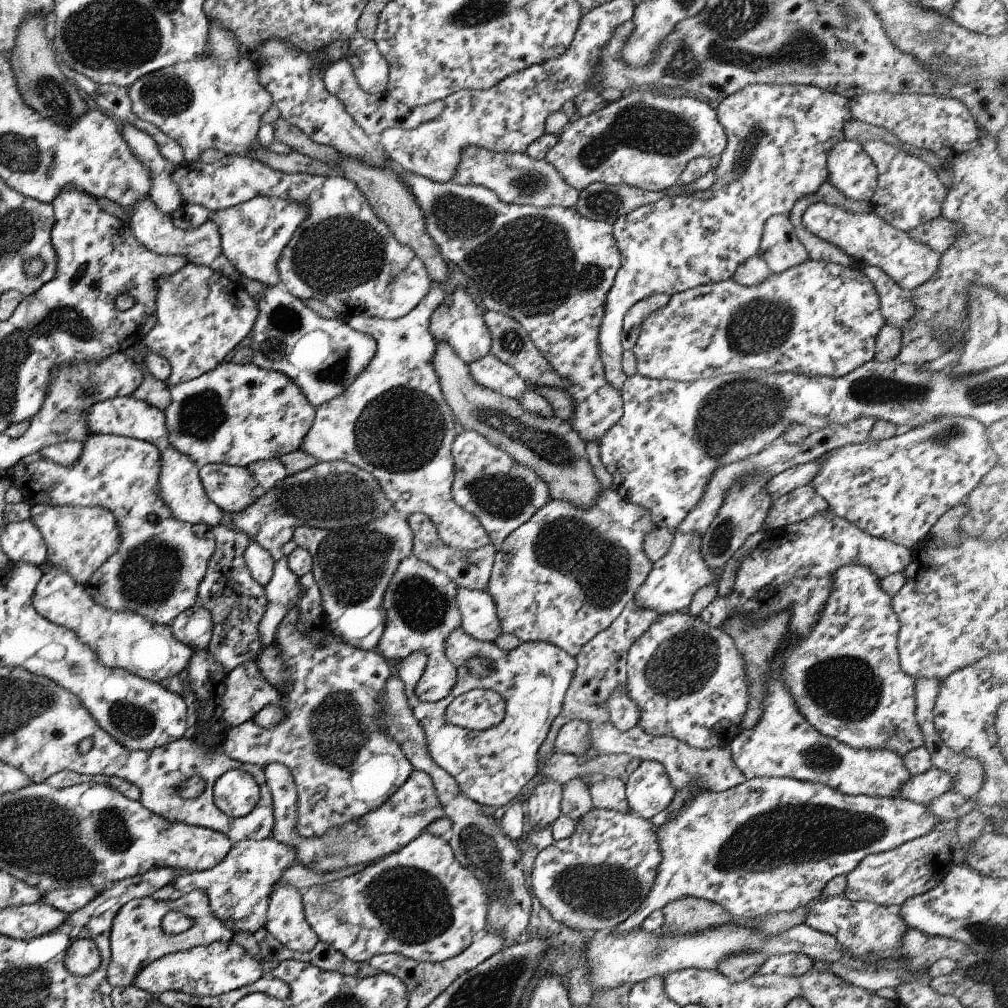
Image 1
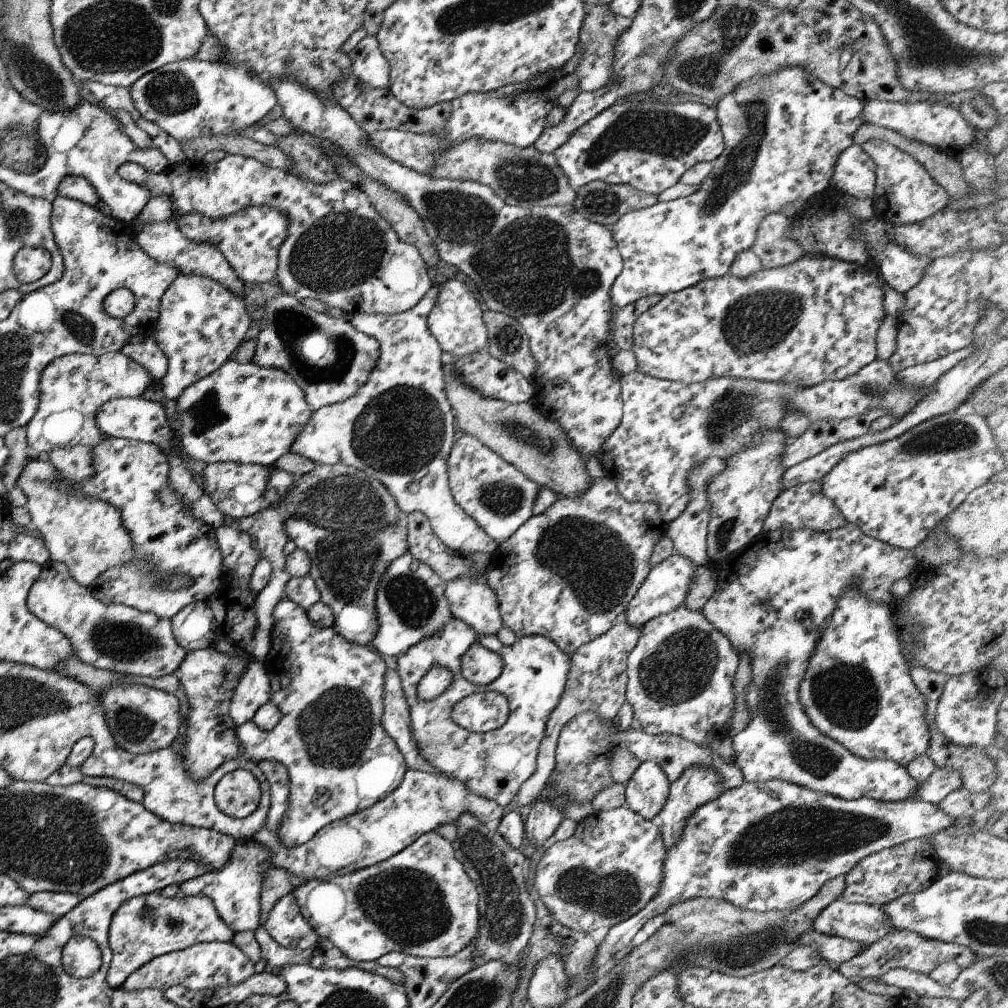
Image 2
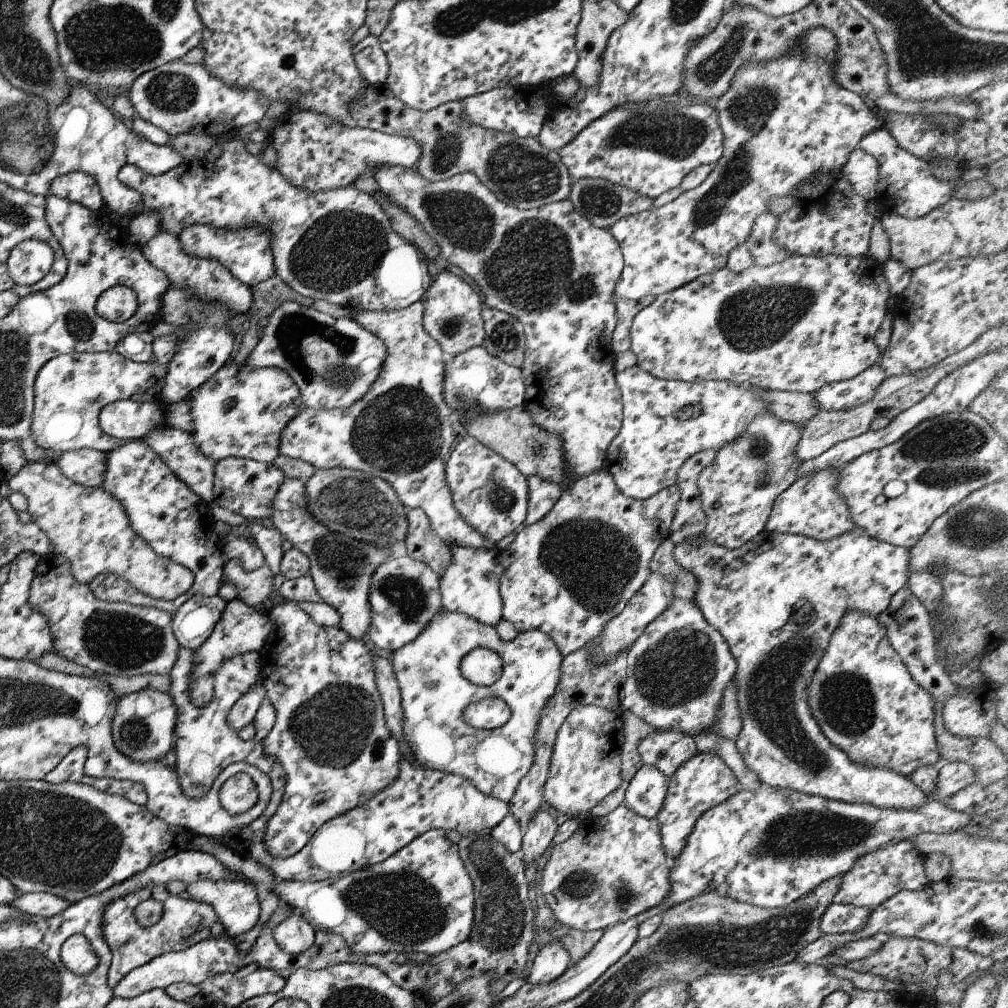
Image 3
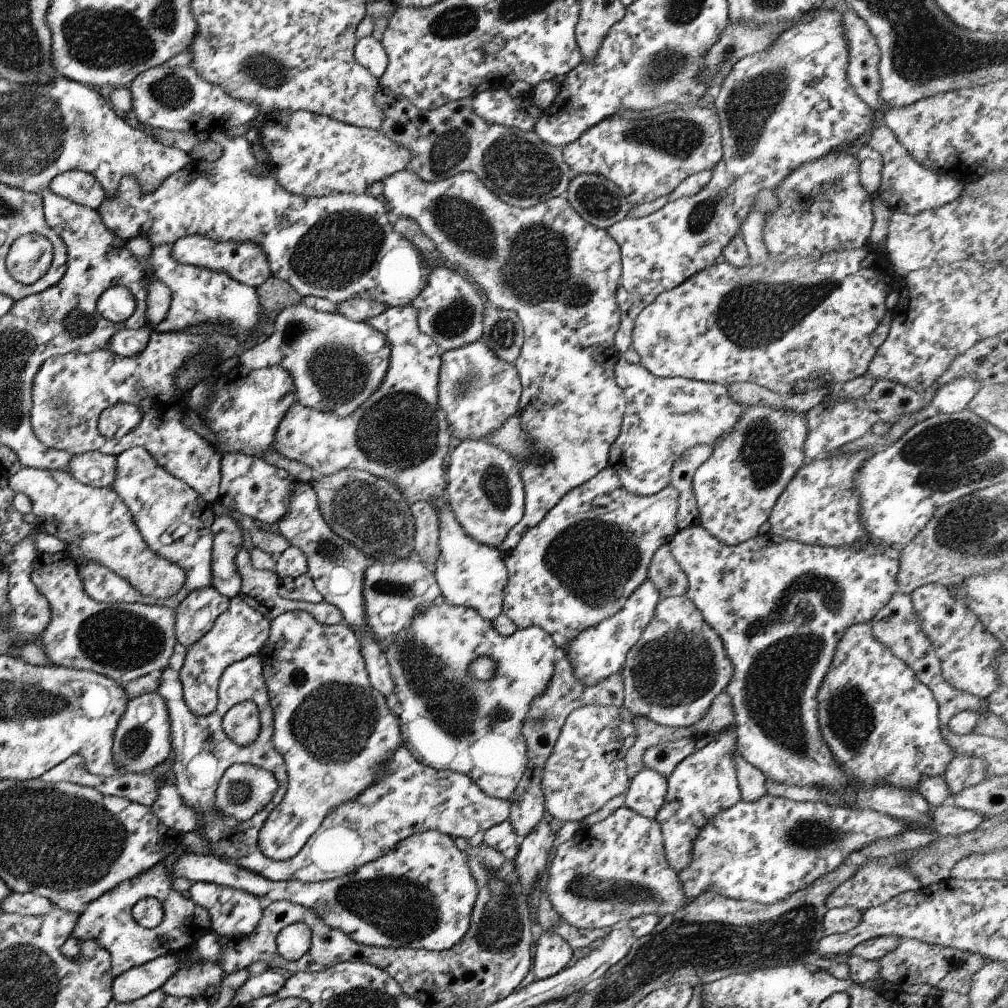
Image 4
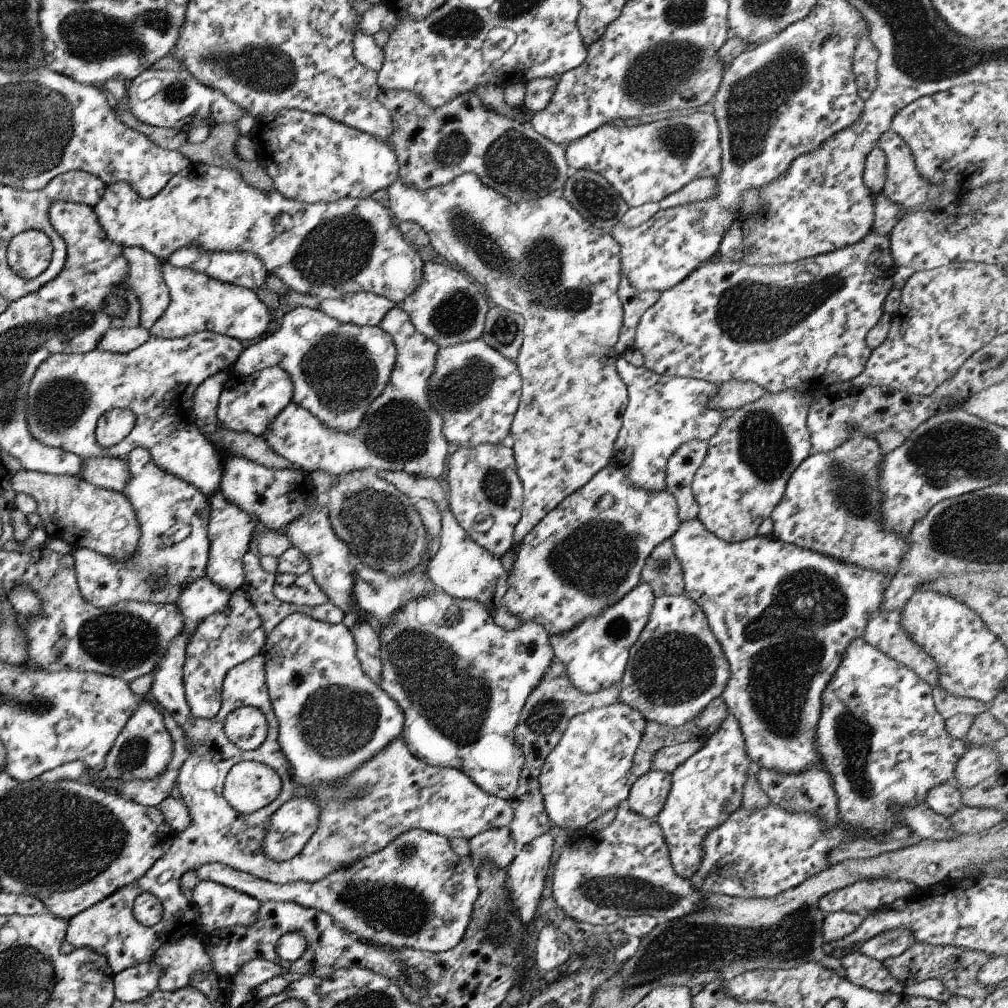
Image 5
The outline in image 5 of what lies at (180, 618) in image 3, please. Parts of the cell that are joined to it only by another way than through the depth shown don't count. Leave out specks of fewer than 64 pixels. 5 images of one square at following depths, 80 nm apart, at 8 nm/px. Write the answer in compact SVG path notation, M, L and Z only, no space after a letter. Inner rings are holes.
M207 575L187 581L174 600L174 605L182 616L181 633L189 640L200 620L225 608L230 594L207 578Z

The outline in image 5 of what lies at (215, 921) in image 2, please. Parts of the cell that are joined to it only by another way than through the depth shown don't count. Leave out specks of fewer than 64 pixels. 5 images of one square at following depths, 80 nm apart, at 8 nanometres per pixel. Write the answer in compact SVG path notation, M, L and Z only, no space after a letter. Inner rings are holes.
M183 633L176 634L167 643L162 659L151 669L149 692L183 729L192 746L176 778L180 800L188 810L189 824L182 831L175 832L165 854L141 878L78 912L66 922L65 942L75 949L85 947L96 952L104 958L114 975L135 964L149 962L160 944L176 941L186 934L201 938L203 932L198 908L181 893L179 878L187 870L197 869L205 863L223 863L276 885L297 881L312 883L335 869L377 852L411 829L437 833L448 840L459 836L468 841L486 830L509 828L513 809L508 800L483 792L460 770L431 766L417 760L399 734L378 753L362 762L360 767L352 770L351 775L342 776L336 783L319 783L314 794L318 803L317 828L299 854L286 861L271 860L262 849L268 820L274 810L298 792L298 782L278 745L278 722L265 688L263 655L252 656L225 673L220 688L219 710L213 718L204 719L194 717L184 699L182 666L187 643L188 638ZM239 707L255 707L265 717L267 734L256 749L242 749L223 732L223 719ZM249 758L274 767L282 785L279 796L267 806L249 814L241 814L223 798L222 784L231 766ZM141 892L153 894L162 904L161 920L151 927L144 927L131 915L133 899Z

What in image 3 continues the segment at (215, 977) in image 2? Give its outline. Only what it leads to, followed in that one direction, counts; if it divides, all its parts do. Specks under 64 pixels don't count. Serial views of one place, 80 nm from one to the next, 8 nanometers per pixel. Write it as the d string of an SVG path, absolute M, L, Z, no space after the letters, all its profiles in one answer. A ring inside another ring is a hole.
M227 935L208 936L192 944L189 948L182 951L171 951L160 954L149 960L149 962L125 973L125 976L115 986L112 986L112 996L130 999L151 989L164 990L164 988L173 983L186 982L198 985L208 976L217 973L230 972L233 974L245 966L238 954L239 952L237 952L232 938Z

